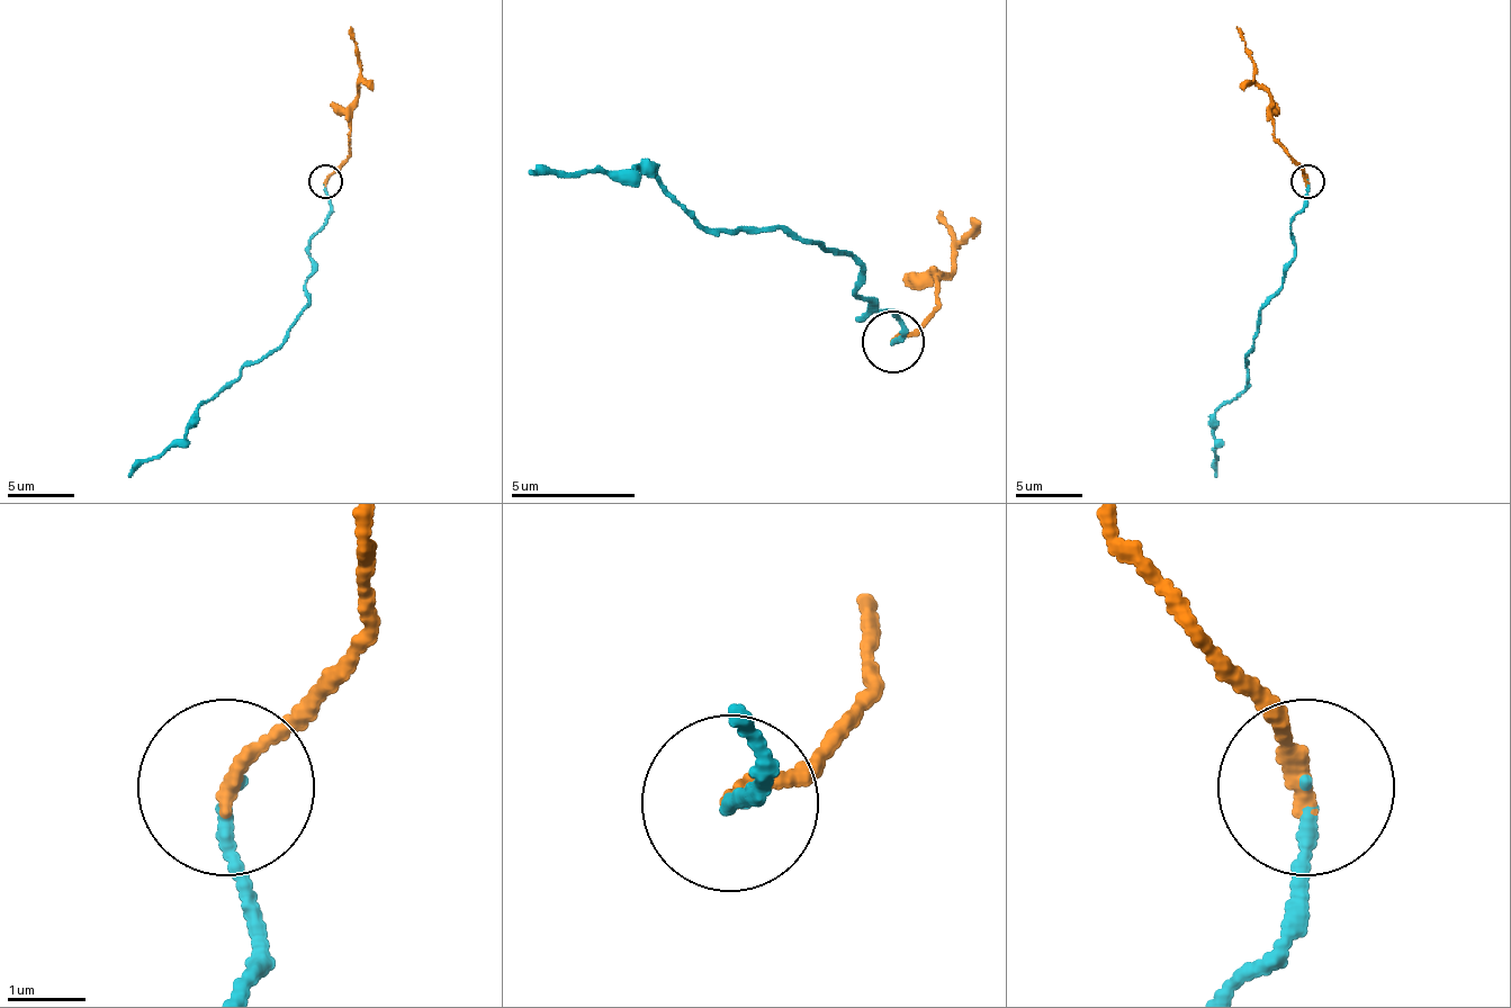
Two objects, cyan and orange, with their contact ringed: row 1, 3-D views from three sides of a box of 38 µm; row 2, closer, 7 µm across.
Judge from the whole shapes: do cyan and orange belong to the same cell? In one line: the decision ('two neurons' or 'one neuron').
one neuron

